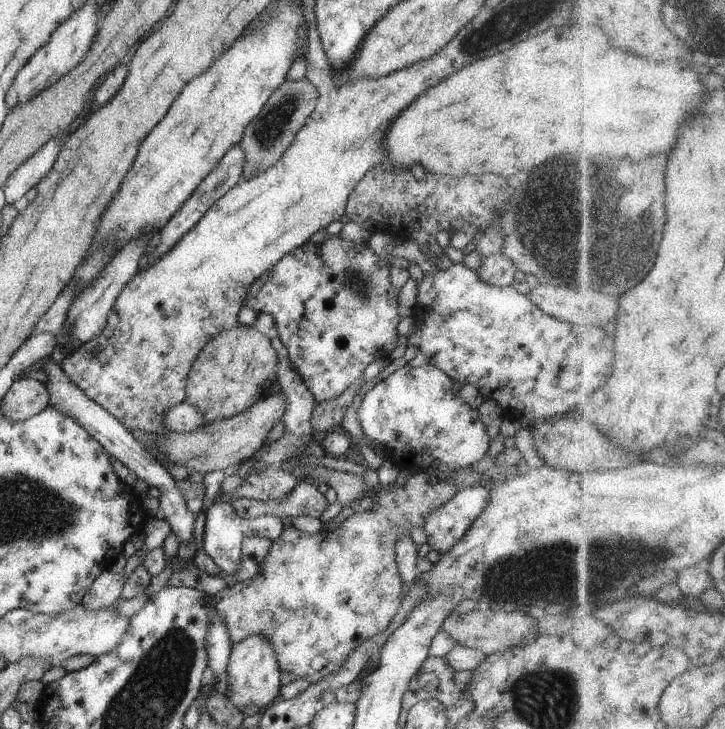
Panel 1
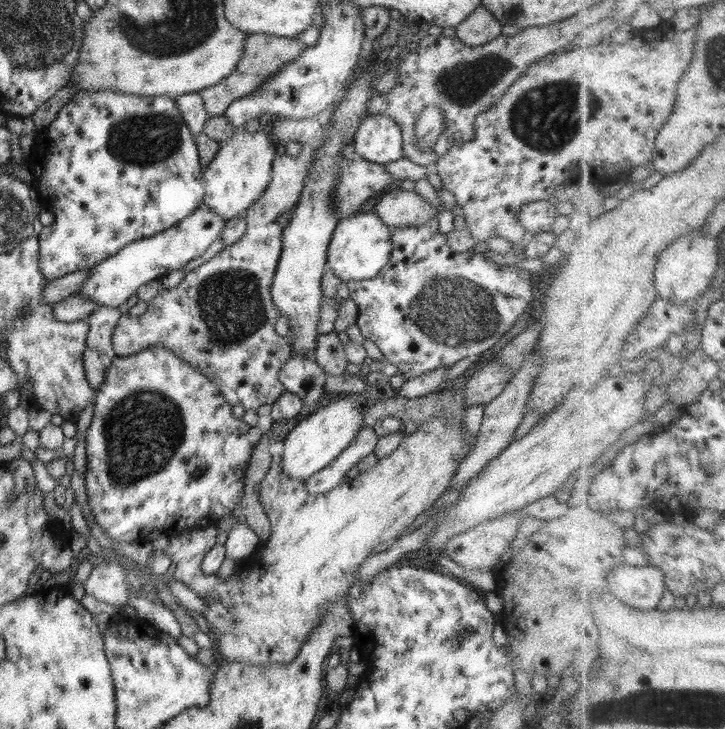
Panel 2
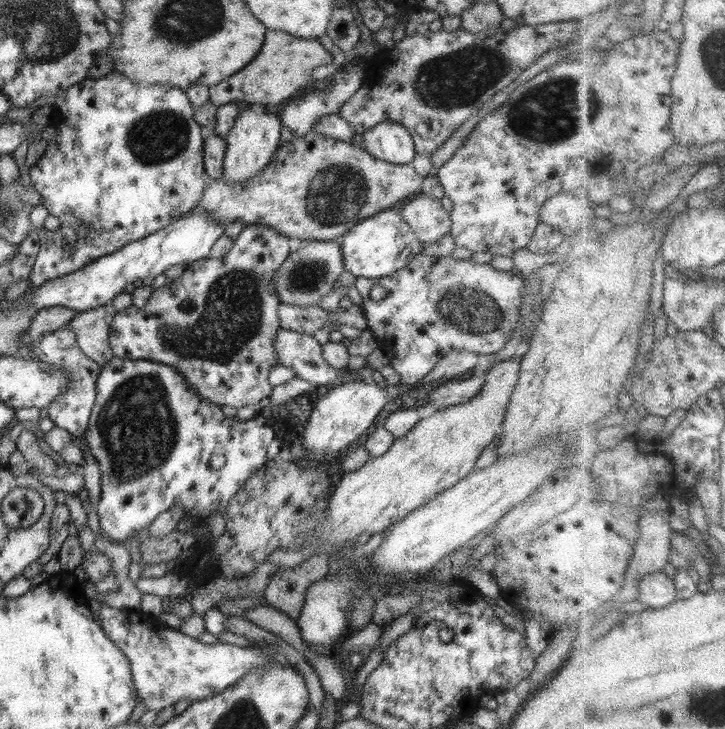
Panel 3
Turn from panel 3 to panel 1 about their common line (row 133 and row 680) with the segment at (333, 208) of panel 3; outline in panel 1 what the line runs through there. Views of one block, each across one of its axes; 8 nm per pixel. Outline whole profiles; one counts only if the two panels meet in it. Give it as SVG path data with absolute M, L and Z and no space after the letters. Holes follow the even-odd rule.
M422 471L411 472L407 474L407 481L404 486L397 485L396 483L390 483L382 485L382 490L376 494L376 498L373 498L374 506L372 510L367 512L356 512L352 516L348 517L339 526L334 528L332 531L322 530L316 534L306 534L294 528L286 523L283 533L272 541L270 550L268 551L268 556L264 558L264 562L260 564L260 572L254 576L254 578L248 578L248 580L243 580L242 582L237 582L234 586L226 588L226 590L220 590L216 596L213 596L214 608L216 612L220 614L220 618L224 620L224 626L228 628L228 636L230 636L230 642L232 646L236 646L238 642L244 642L250 634L260 634L260 638L268 638L268 642L272 644L274 652L276 652L276 662L280 667L281 672L290 672L295 675L296 678L306 678L308 680L309 686L320 682L322 678L338 672L340 667L346 659L364 640L368 638L374 638L376 634L380 634L382 630L386 630L390 626L392 620L396 616L396 612L400 608L400 604L404 602L404 596L406 596L407 587L402 582L400 578L400 572L398 572L398 566L396 564L396 553L395 548L396 540L404 534L409 534L410 530L414 526L422 527L422 522L424 522L424 516L429 516L432 510L436 510L436 507L442 506L445 502L448 502L456 493L457 488L454 483L450 480L440 480L436 484L428 483L426 476L422 474Z

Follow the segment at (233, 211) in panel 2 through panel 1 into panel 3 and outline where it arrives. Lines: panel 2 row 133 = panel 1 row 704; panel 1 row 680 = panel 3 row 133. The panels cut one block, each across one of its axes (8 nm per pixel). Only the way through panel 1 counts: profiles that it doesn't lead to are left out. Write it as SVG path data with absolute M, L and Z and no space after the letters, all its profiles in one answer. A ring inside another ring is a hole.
M241 105L230 132L223 138L226 141L226 152L223 158L223 173L221 178L227 184L244 182L260 174L272 160L280 143L282 125L278 113L267 112L264 105Z

